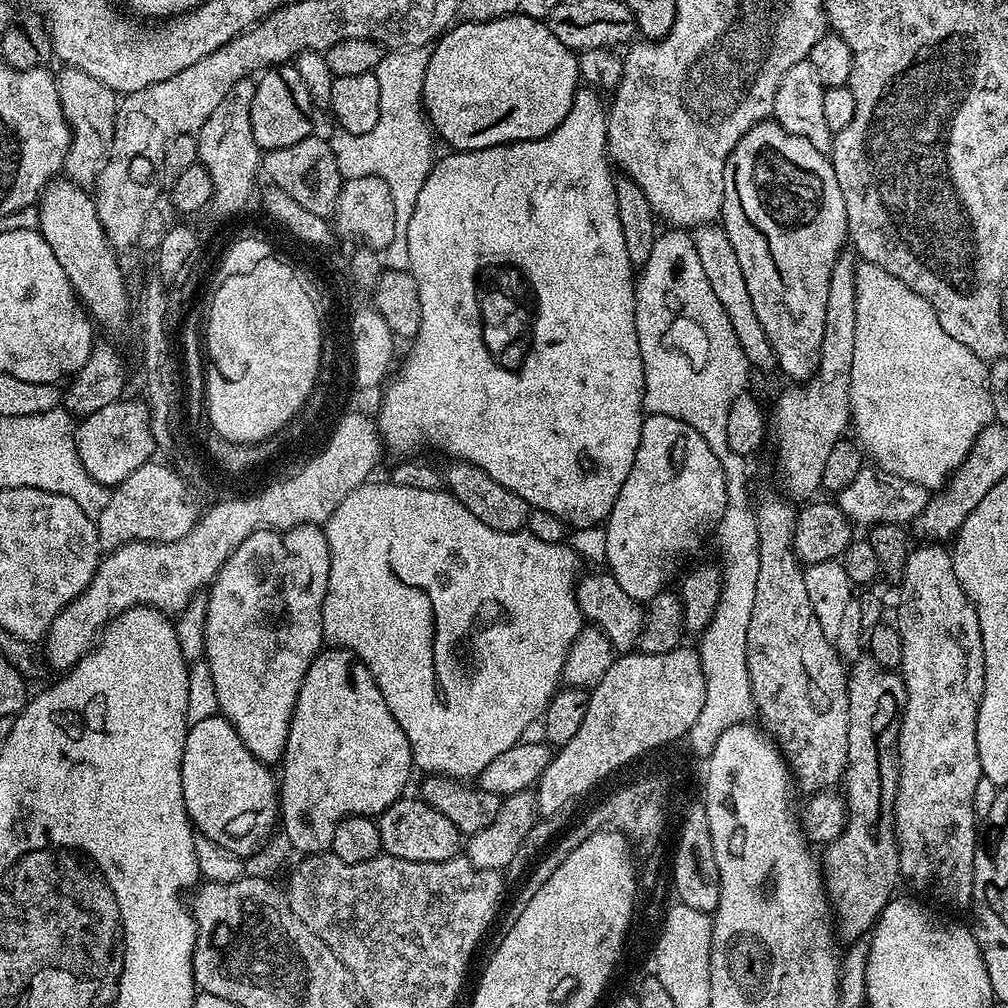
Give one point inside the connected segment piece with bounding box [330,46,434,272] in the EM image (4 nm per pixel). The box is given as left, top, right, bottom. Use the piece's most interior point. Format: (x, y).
(399, 150)

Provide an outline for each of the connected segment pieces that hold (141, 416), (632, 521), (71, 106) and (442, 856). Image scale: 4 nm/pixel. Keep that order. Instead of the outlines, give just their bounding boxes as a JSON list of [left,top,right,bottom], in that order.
[[75,398,157,484],[603,415,727,602],[56,66,118,190],[376,798,462,862]]

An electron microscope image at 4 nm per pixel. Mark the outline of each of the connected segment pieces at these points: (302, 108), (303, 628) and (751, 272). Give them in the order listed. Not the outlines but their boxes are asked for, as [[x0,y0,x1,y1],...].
[[252,63,317,152],[203,524,330,766],[720,118,848,382]]

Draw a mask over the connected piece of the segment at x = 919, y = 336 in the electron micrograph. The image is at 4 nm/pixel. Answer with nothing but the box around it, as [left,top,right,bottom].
[850,262,994,490]

